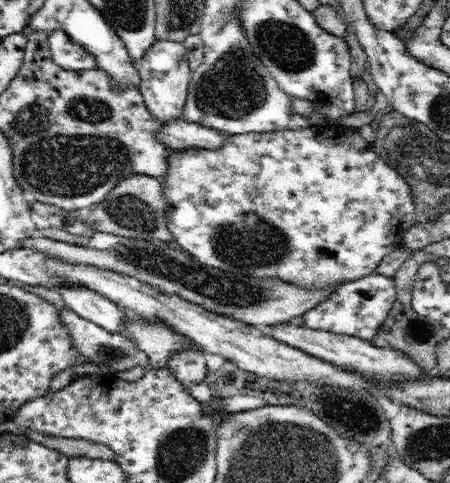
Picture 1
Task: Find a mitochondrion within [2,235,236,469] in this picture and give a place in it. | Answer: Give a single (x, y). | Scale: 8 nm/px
(118, 355)

